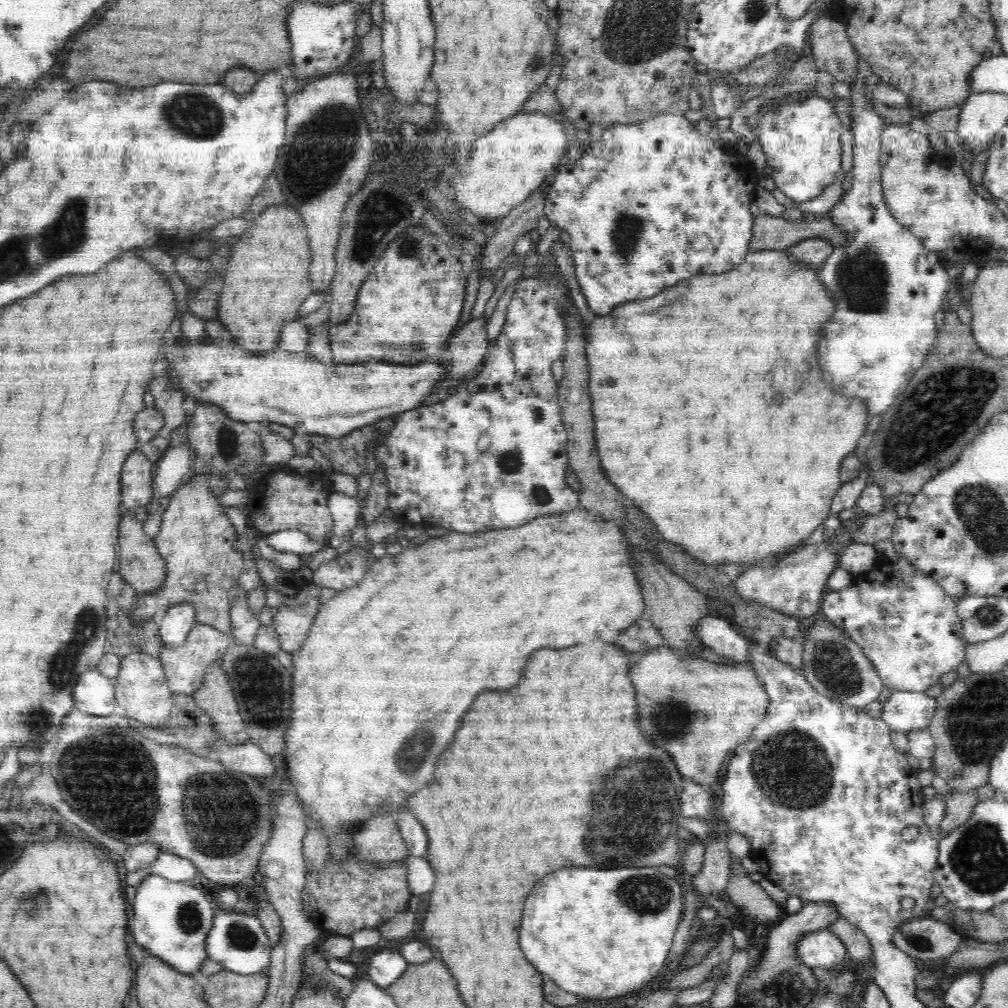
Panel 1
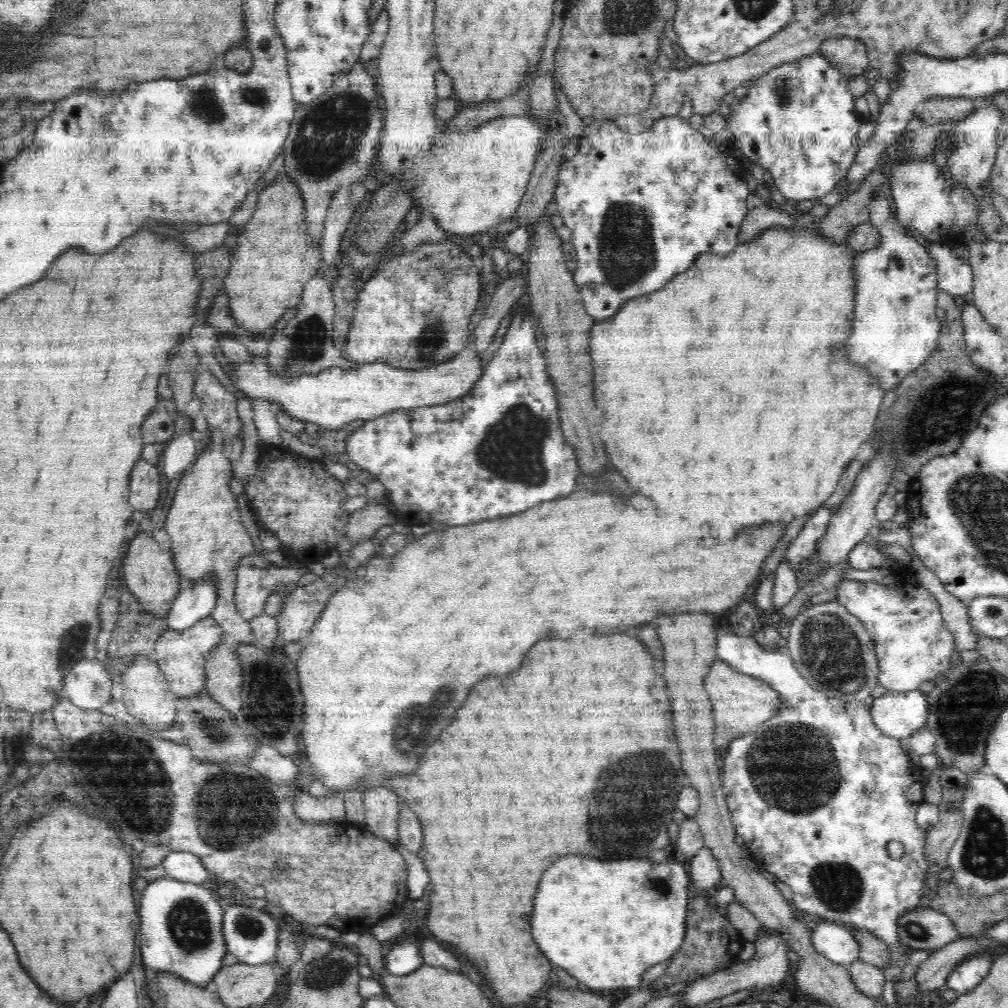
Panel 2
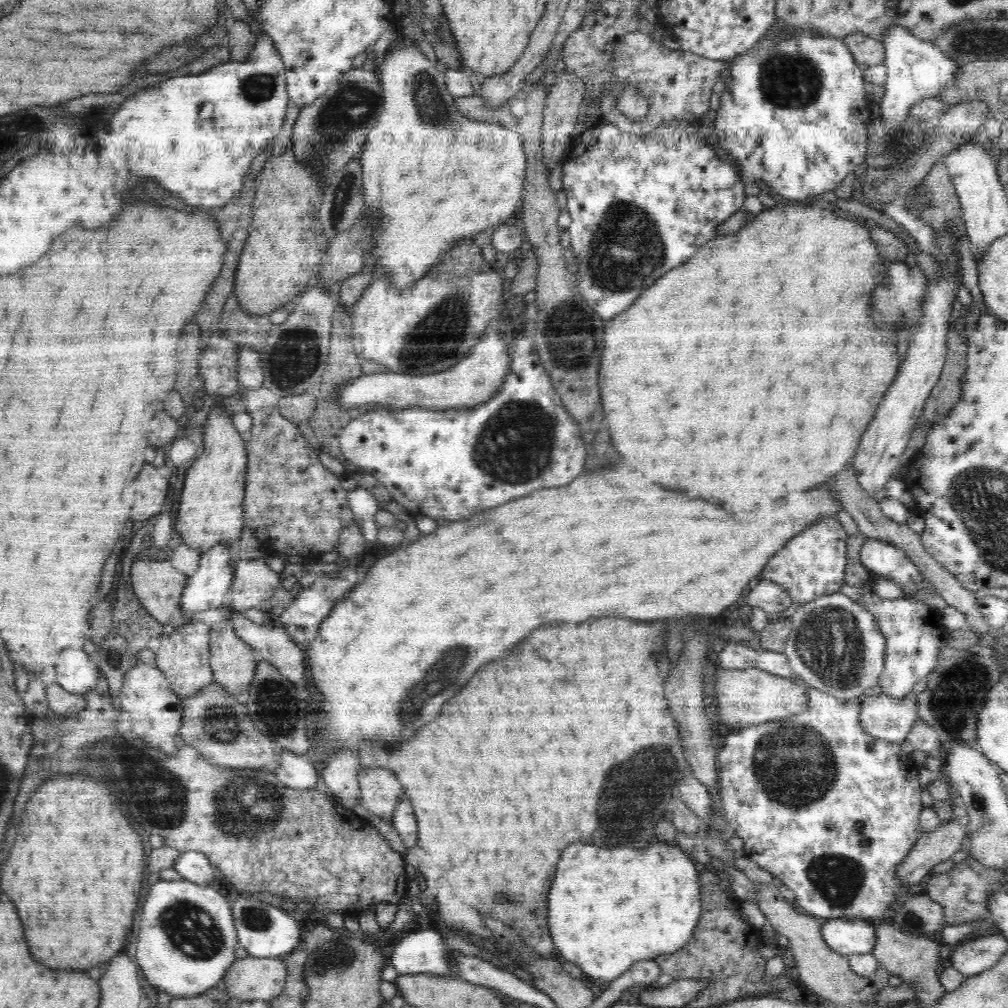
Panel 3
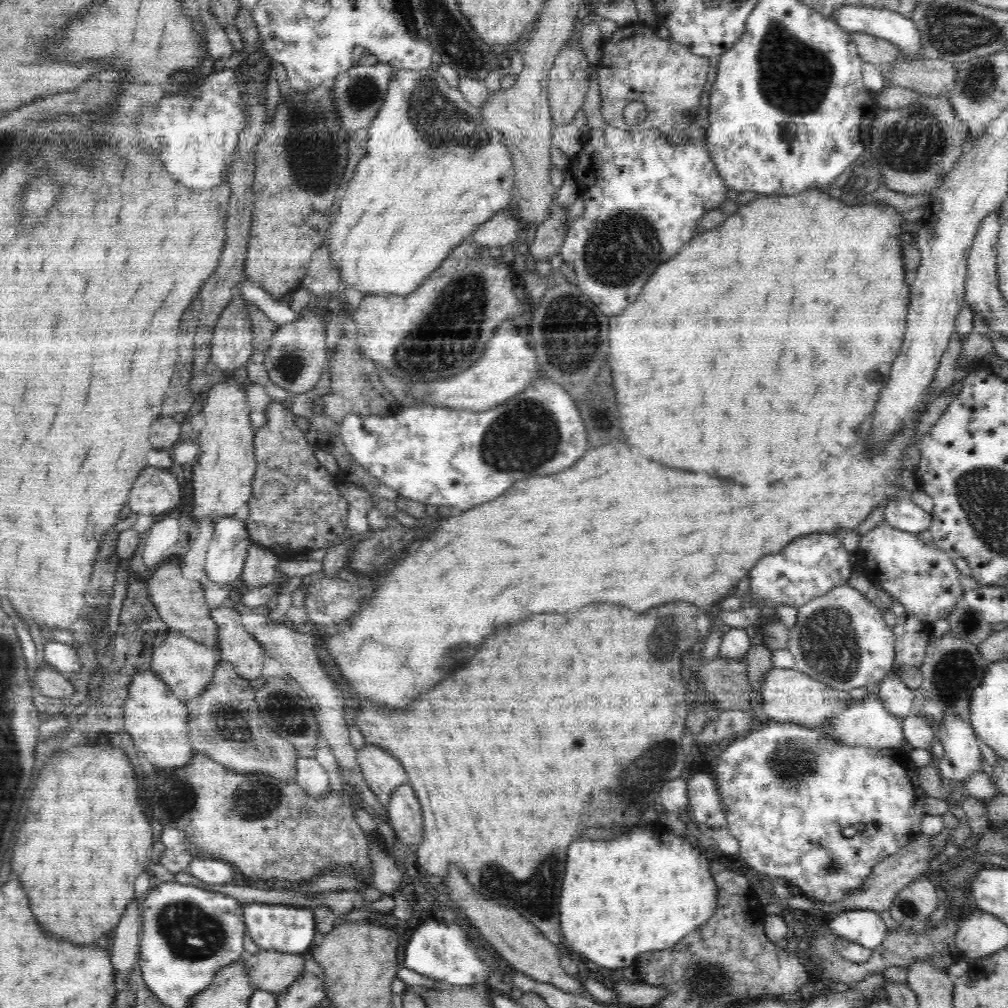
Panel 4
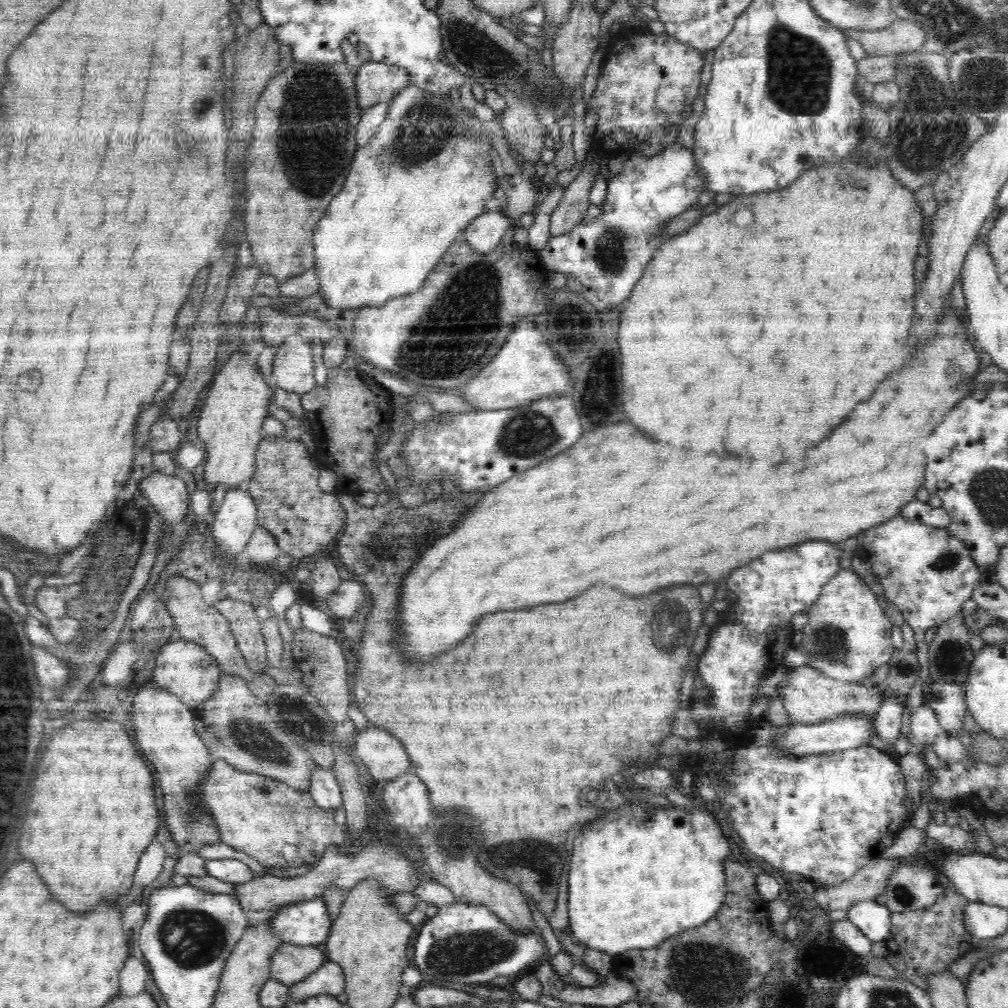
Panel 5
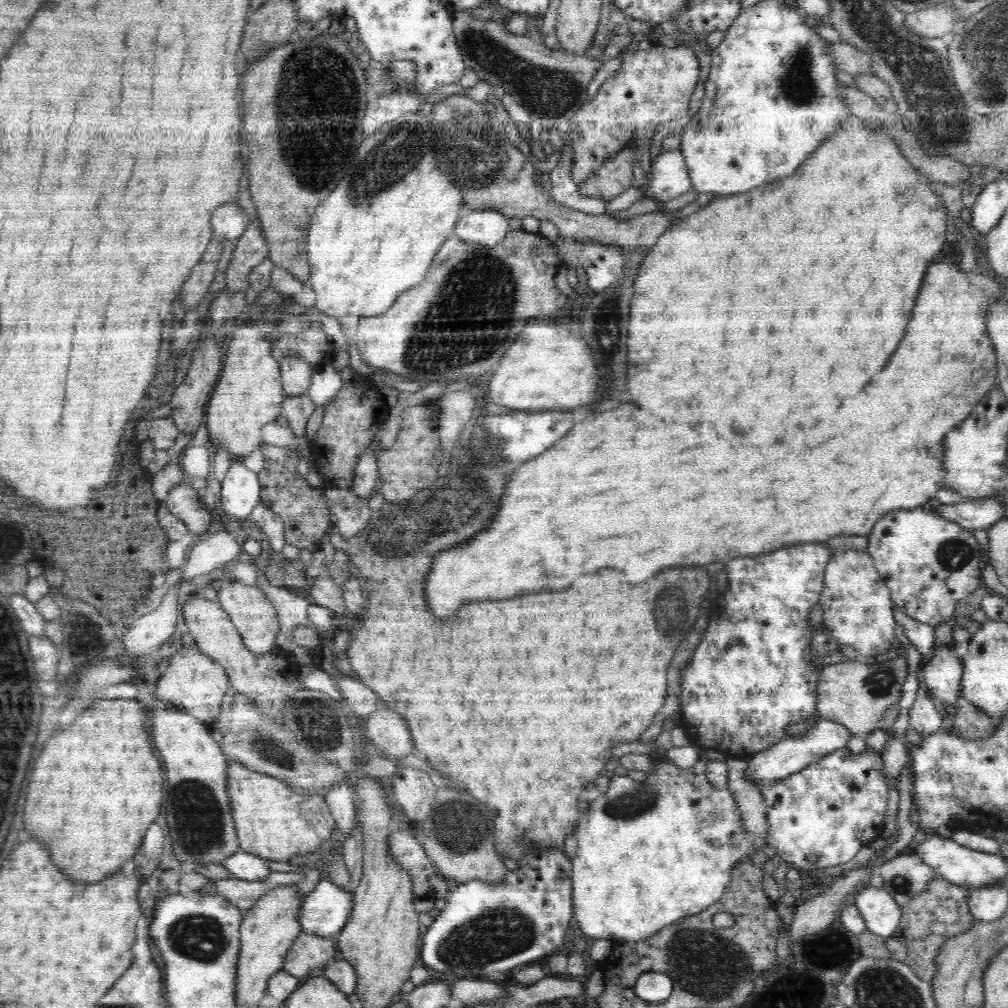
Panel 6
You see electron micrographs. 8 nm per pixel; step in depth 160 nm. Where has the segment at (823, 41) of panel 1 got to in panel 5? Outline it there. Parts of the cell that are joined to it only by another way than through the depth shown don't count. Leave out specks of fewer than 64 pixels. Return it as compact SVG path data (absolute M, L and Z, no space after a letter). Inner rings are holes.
M898 19L884 30L864 32L844 29L849 38L857 40L868 56L895 57L898 54L918 51L924 44L924 30L911 20Z

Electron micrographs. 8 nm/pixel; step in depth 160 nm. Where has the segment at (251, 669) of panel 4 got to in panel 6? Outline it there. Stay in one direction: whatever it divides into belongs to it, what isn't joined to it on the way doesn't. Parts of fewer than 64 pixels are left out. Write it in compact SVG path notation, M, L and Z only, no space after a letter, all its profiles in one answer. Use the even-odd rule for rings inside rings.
M238 580L226 582L217 592L221 607L229 614L238 634L243 638L244 646L254 654L266 654L275 648L276 639L279 634L279 618L274 605L267 599L267 595L256 586L242 584Z

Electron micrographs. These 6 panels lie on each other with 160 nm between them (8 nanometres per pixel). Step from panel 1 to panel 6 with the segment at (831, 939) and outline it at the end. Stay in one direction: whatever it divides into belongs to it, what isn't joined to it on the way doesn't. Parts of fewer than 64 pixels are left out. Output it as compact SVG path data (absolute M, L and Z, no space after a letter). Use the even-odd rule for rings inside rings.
M868 886L855 896L854 902L867 930L884 939L895 934L903 914L901 905L888 891Z

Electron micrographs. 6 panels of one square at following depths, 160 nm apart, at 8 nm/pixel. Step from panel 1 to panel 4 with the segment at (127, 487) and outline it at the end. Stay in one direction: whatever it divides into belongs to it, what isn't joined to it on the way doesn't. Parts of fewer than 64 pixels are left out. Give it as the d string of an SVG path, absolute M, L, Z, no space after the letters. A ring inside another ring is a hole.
M146 466L136 477L128 506L136 514L163 514L178 506L182 498L176 474Z

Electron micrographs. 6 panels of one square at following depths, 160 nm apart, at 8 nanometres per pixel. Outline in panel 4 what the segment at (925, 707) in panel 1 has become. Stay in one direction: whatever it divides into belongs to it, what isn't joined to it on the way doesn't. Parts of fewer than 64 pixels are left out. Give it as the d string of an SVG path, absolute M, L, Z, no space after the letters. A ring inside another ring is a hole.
M876 694L839 710L832 719L822 726L824 733L837 742L847 746L864 746L876 749L894 749L905 743L903 720L888 712Z

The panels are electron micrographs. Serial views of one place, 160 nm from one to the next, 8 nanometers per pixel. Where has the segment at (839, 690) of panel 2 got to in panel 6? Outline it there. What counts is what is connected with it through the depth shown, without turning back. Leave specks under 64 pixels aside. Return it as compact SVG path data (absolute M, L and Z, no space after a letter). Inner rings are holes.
M832 551L819 601L822 608L819 619L824 628L840 645L848 644L855 648L856 658L871 661L880 653L890 650L897 623L892 615L894 604L888 587L879 577L875 562L867 551Z

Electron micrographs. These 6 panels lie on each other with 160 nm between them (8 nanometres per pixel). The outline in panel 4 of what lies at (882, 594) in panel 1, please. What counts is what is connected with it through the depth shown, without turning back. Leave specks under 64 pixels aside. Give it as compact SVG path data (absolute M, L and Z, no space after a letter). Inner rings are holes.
M906 613L905 617L897 619L892 626L895 634L895 668L915 666L921 668L926 650L932 641L931 622L922 622L914 615ZM889 671L880 683L877 696L888 712L902 720L913 713L913 689L908 688L898 675Z

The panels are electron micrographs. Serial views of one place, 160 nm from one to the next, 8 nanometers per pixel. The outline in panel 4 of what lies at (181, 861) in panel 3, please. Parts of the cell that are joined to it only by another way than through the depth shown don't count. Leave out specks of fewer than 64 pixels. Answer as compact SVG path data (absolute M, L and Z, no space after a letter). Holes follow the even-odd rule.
M195 856L183 870L208 884L234 883L234 866L216 858Z

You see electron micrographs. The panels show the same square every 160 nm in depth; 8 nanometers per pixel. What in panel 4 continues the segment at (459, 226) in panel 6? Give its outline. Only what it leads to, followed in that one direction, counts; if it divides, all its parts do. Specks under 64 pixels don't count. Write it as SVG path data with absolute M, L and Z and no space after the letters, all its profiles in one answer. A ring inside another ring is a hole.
M509 211L494 214L490 220L484 222L476 232L473 232L470 241L478 246L493 247L513 245L518 242L518 229L521 227L516 215Z

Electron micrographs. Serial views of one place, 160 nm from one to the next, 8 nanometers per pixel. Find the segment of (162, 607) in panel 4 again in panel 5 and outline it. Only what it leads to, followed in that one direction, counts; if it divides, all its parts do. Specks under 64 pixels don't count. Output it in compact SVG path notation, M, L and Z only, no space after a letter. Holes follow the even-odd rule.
M174 575L170 576L165 588L172 588L170 597L165 601L165 606L173 618L173 624L178 625L182 639L195 642L204 647L216 659L221 671L226 671L226 673L244 679L248 688L257 695L265 697L278 686L274 679L263 673L262 670L254 671L247 665L246 659L238 650L228 619L222 616L214 605L210 605L204 600L200 584L182 576Z

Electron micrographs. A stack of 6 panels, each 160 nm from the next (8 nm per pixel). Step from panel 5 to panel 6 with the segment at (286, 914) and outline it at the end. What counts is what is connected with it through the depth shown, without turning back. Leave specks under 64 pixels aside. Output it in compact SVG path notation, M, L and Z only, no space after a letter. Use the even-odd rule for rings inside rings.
M322 877L318 885L303 898L299 912L301 932L332 937L347 923L352 910L353 890L342 890Z

